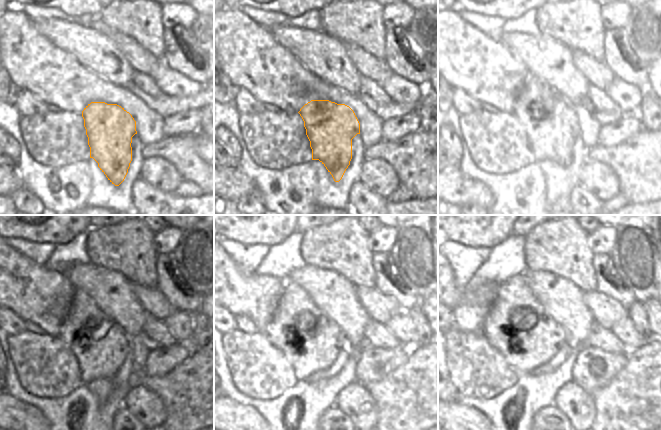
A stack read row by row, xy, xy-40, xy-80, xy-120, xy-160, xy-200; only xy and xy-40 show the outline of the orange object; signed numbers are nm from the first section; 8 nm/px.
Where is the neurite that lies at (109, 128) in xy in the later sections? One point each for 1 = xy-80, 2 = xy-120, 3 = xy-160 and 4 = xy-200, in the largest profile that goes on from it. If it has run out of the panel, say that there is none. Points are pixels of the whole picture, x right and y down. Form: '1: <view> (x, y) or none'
1: xy-80 (551, 124)
2: xy-120 (100, 345)
3: xy-160 (311, 342)
4: xy-200 (517, 325)

